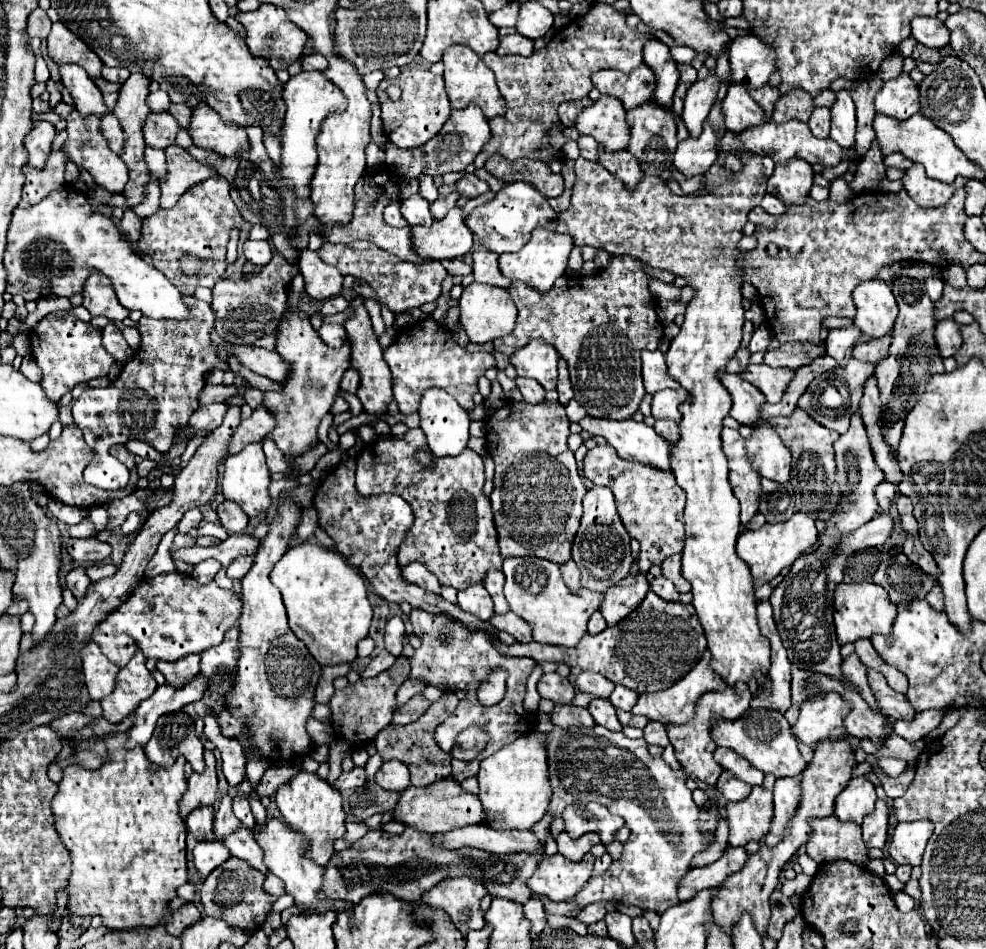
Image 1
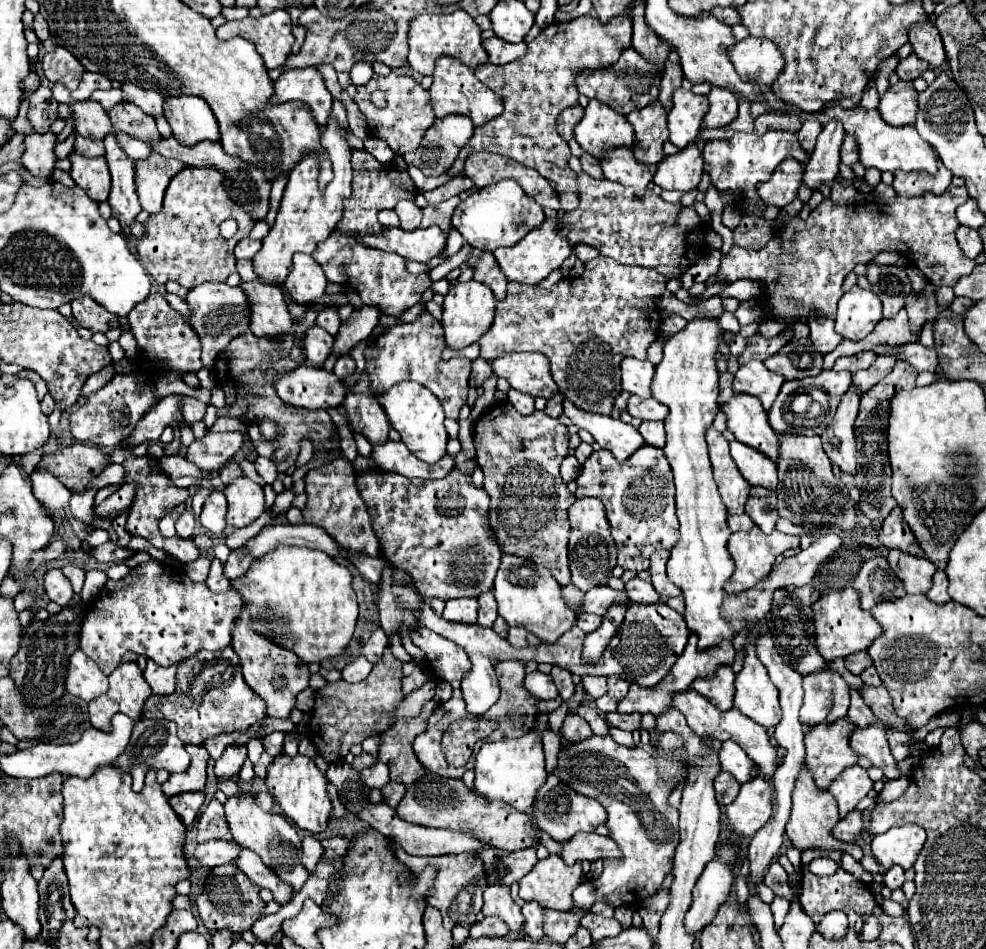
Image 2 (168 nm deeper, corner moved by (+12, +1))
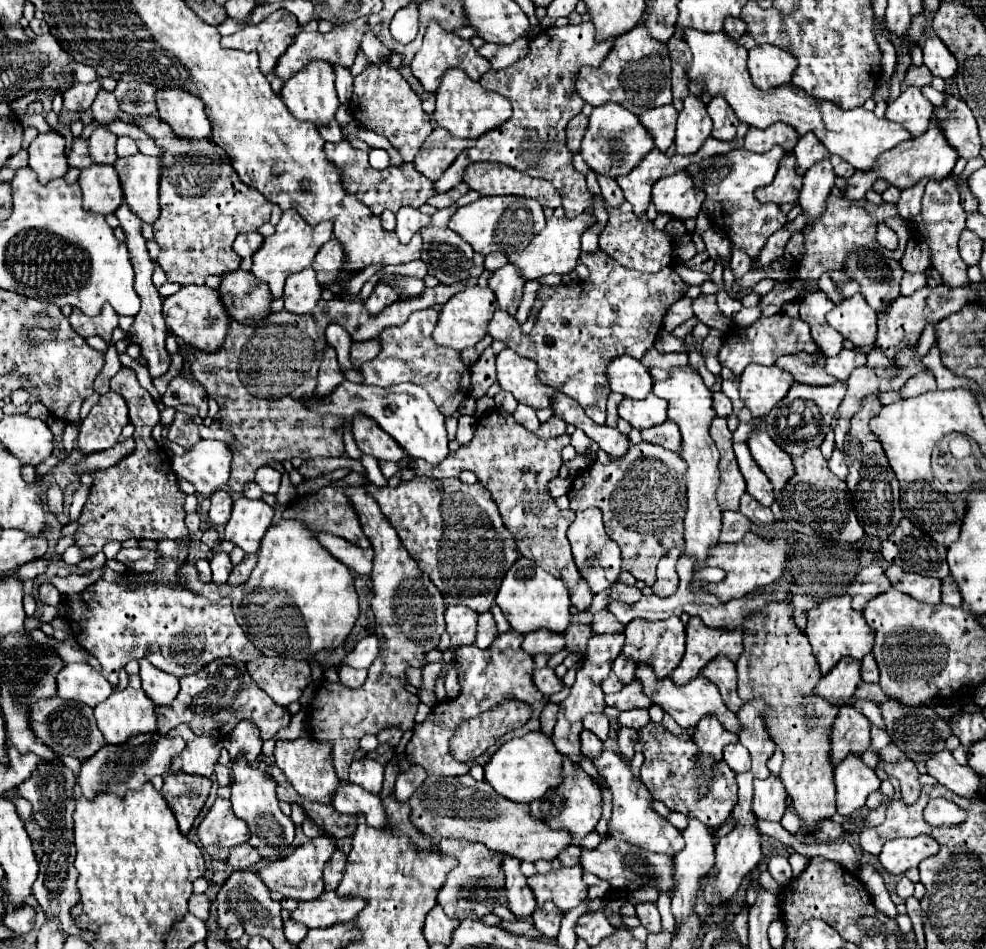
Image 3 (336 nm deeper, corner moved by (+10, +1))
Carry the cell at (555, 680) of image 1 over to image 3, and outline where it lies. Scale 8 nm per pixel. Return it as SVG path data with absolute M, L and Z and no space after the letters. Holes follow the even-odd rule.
M547 667L545 669L535 669L533 683L545 695L553 695L553 693L557 693L557 691L563 689L563 683L555 677L555 671L547 669Z

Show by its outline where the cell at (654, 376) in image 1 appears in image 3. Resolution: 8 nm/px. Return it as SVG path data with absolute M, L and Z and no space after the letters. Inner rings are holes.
M629 355L613 359L609 363L607 377L611 391L631 399L643 399L653 389L653 377L649 375L649 369Z

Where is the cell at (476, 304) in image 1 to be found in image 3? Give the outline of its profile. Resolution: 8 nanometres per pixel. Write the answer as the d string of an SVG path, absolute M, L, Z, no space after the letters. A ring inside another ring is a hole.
M475 285L475 287L467 287L465 291L455 293L443 305L443 311L439 313L439 321L437 321L437 327L433 331L435 343L457 349L457 351L463 351L467 347L475 347L487 335L485 325L491 321L495 309L497 309L495 293L489 287L477 287Z

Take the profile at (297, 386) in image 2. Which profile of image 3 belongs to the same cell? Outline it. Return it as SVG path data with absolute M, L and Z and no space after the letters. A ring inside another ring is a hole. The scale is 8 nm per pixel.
M343 379L327 397L305 397L301 399L311 413L317 415L339 415L339 417L353 417L357 413L369 415L377 421L377 425L387 431L405 451L409 457L425 459L427 463L441 463L447 453L447 431L445 431L445 417L433 405L429 393L415 383L399 383L393 387L373 387L365 383L353 383Z

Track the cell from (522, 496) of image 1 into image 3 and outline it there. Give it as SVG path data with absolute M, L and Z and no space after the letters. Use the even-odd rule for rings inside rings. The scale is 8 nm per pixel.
M483 417L475 427L475 435L469 445L449 452L436 465L411 459L411 469L415 475L427 475L433 479L458 478L463 469L475 471L479 483L491 491L505 527L511 535L515 535L517 551L543 569L551 571L555 577L563 579L565 587L569 589L571 603L579 611L585 611L591 605L593 593L589 593L589 587L585 585L585 581L581 581L571 555L571 545L565 537L567 527L575 519L575 511L559 509L549 493L549 481L559 475L559 467L563 463L561 449L569 443L571 437L567 433L563 433L561 437L541 439L533 431L517 425L515 419L513 423L487 423L487 417Z

